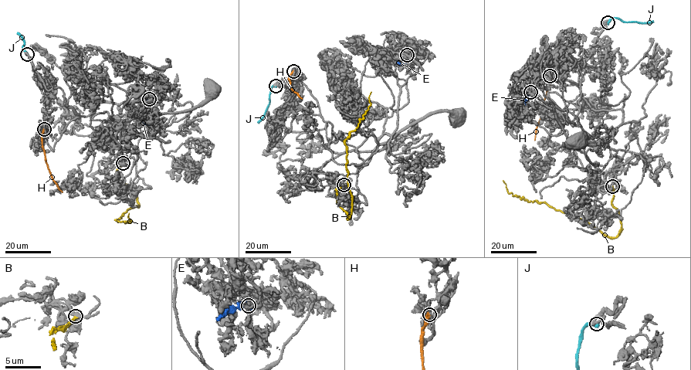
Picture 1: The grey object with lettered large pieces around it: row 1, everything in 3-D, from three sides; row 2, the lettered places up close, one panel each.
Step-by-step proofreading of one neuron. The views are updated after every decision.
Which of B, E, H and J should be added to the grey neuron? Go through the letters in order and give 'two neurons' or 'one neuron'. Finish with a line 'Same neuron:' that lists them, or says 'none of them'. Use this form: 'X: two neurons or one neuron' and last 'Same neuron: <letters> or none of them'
B: two neurons
E: two neurons
H: two neurons
J: two neurons
Same neuron: none of them

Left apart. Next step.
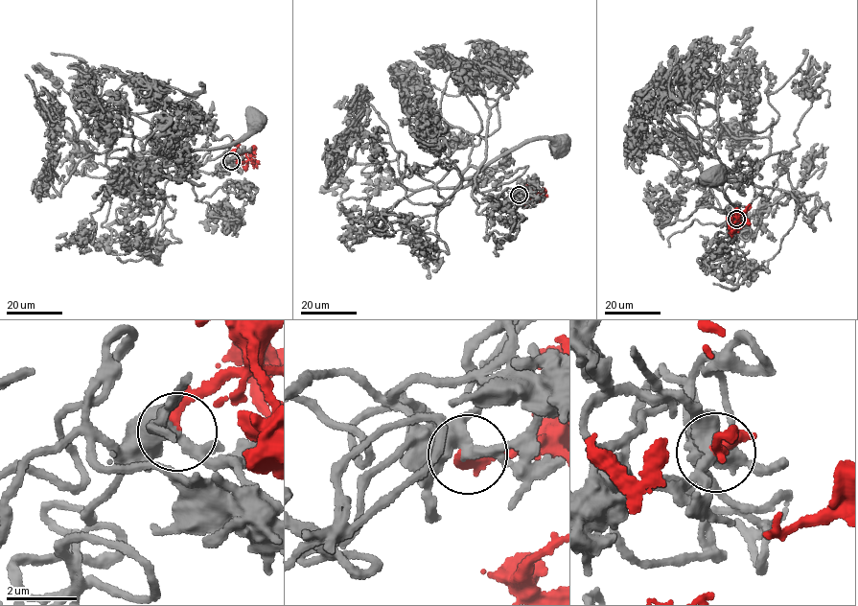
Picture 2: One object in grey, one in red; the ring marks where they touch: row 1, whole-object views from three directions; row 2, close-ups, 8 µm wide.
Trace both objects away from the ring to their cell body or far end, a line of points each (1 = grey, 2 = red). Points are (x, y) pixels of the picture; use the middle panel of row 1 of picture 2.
1: (519, 195), (479, 203), (472, 196), (477, 169), (462, 174), (474, 178), (529, 142), (560, 144)
2: (519, 195), (531, 189), (537, 194), (534, 195), (541, 194), (545, 189)

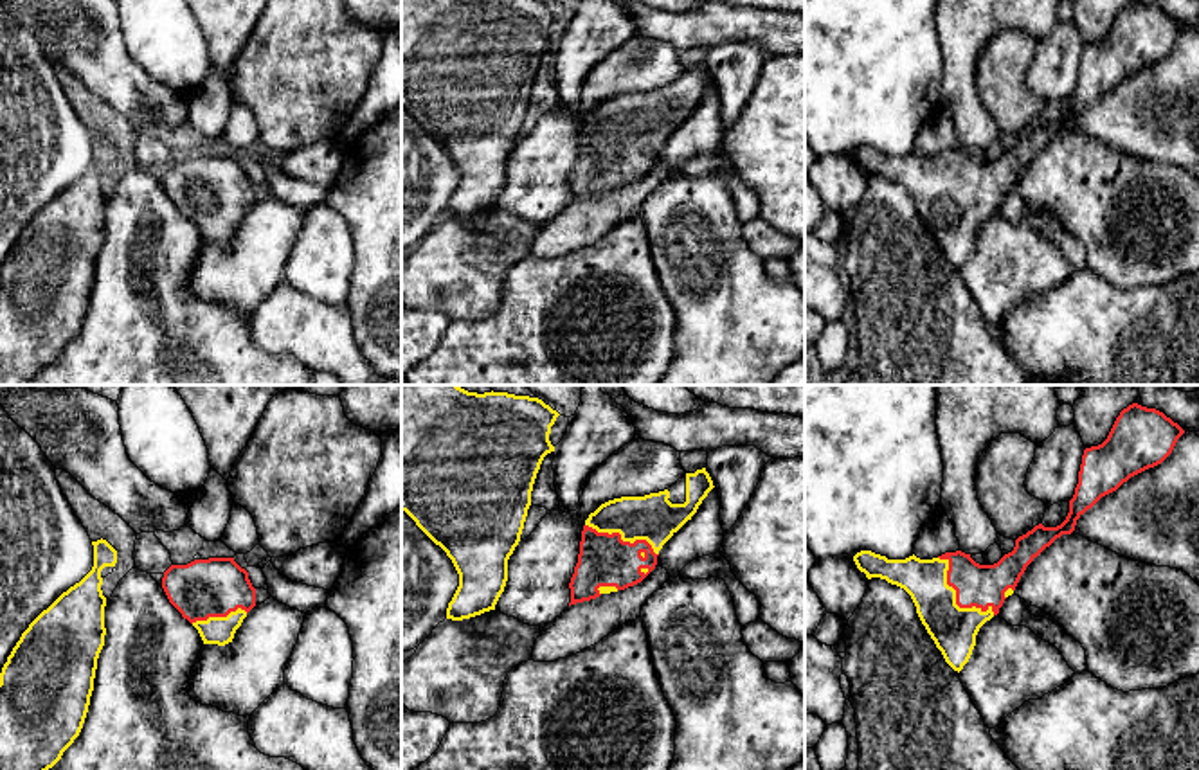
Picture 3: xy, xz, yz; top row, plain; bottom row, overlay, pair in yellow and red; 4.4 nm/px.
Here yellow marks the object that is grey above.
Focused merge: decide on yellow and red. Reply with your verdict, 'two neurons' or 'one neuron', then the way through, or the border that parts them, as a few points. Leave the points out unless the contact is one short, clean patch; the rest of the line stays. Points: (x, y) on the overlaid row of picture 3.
one neuron

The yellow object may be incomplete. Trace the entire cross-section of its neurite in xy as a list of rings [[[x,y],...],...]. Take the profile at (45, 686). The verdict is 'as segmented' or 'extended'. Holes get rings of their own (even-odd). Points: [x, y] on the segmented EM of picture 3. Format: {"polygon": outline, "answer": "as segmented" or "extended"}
{"polygon": [[[106,540],[92,545],[92,570],[29,624],[2,667],[0,770],[49,770],[83,729],[106,635],[101,570],[117,563],[117,551]]], "answer": "as segmented"}

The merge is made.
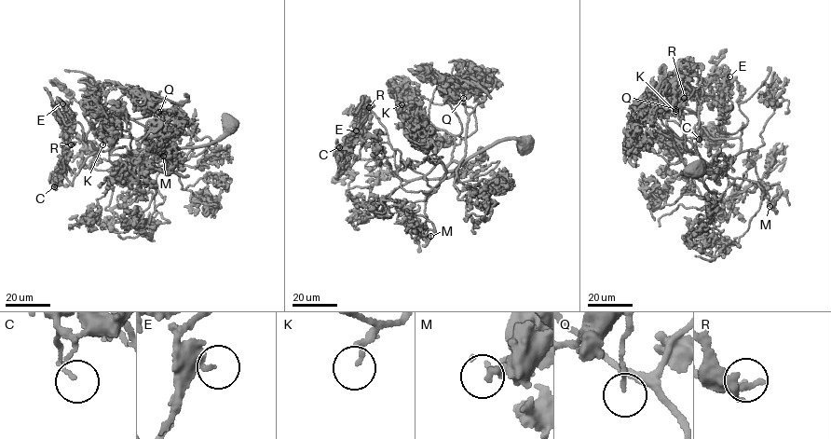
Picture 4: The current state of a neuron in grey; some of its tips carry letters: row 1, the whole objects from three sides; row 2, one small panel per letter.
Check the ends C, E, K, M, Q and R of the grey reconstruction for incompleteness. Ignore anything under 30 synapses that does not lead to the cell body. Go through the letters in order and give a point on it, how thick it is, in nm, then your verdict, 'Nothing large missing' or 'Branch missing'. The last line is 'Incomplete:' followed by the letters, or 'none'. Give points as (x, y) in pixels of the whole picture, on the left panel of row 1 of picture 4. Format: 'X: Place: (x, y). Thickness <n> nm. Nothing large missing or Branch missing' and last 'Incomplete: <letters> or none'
C: Place: (54, 186). Thickness 130 nm. Nothing large missing
E: Place: (62, 103). Thickness 280 nm. Nothing large missing
K: Place: (102, 144). Thickness 160 nm. Nothing large missing
M: Place: (163, 156). Thickness 200 nm. Nothing large missing
Q: Place: (158, 112). Thickness 150 nm. Branch missing
R: Place: (71, 144). Thickness 170 nm. Nothing large missing
Incomplete: Q

